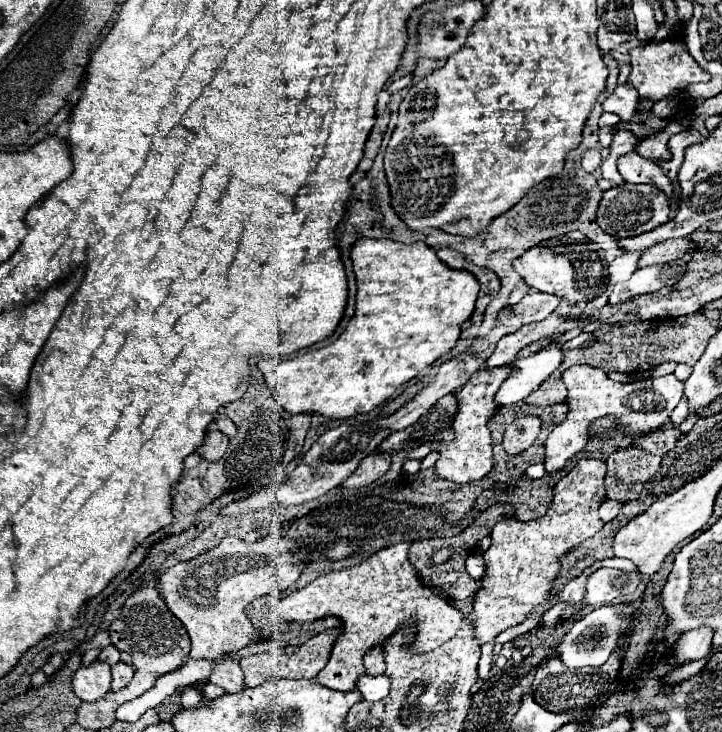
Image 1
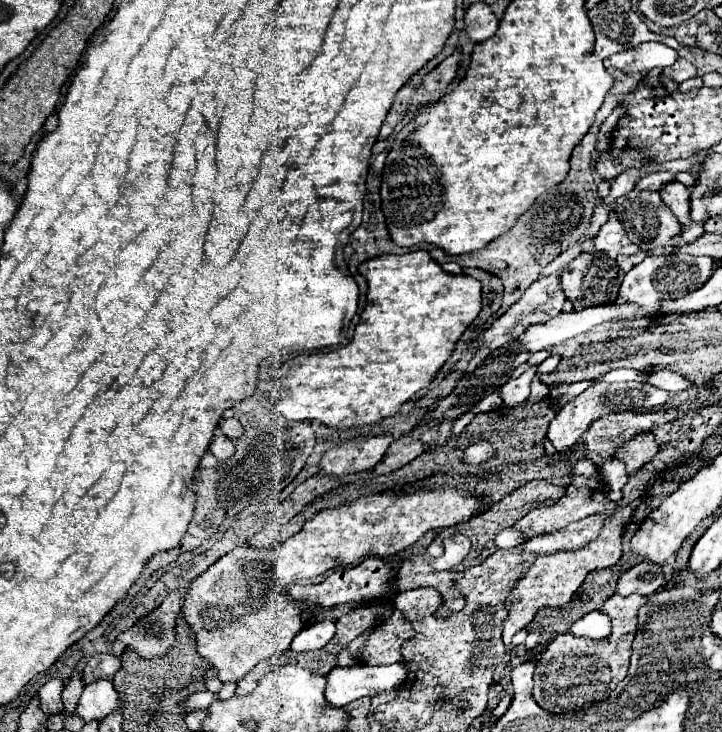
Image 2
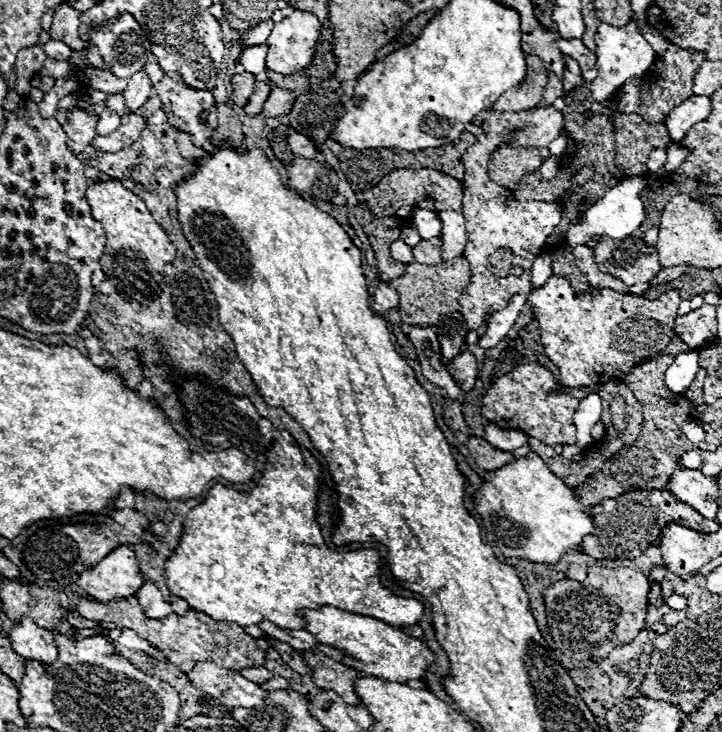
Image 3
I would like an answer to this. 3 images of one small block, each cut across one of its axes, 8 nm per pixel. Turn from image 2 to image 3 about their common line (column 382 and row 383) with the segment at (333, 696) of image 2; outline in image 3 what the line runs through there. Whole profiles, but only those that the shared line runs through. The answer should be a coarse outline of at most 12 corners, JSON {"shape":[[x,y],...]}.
{"shape":[[684,352],[666,372],[666,384],[682,394],[698,372],[698,354]]}

